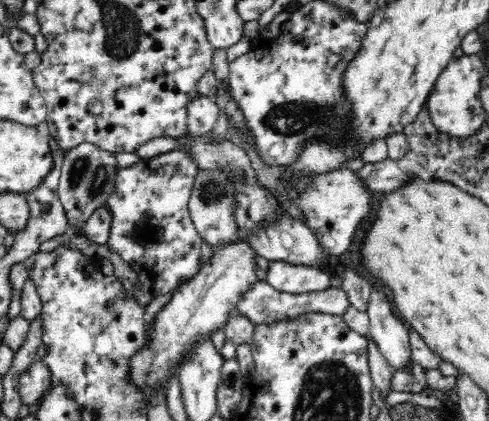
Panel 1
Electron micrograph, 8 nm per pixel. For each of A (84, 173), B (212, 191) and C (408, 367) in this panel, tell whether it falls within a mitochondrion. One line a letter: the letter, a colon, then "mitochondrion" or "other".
A: mitochondrion
B: mitochondrion
C: other

